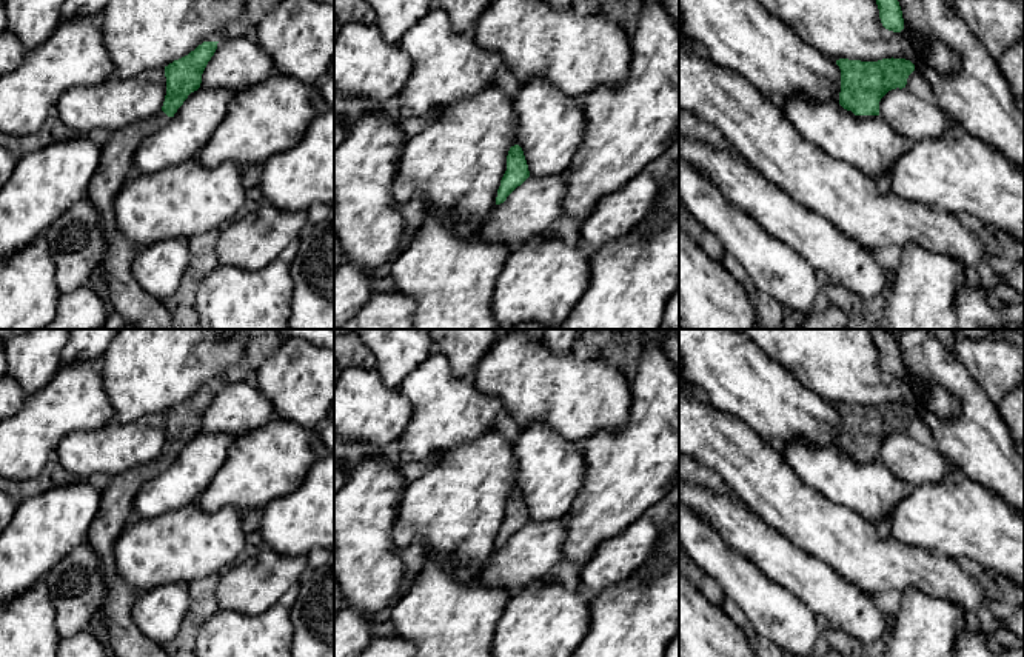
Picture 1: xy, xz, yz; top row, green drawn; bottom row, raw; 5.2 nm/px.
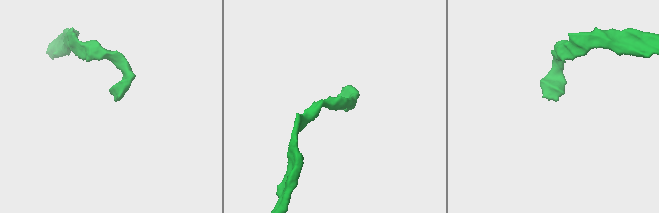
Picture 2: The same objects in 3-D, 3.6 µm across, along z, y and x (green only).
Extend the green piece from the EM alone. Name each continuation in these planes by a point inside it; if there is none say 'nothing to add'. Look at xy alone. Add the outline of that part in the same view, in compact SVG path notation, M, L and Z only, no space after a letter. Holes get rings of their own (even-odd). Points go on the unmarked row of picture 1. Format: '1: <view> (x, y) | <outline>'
1: xy (117, 497) | M163 455L126 472L102 480L99 511L88 529L86 543L100 560L106 595L100 608L108 631L108 651L115 657L169 657L165 646L145 637L132 620L137 595L117 574L114 545L134 519L136 494L151 479L171 466Z

